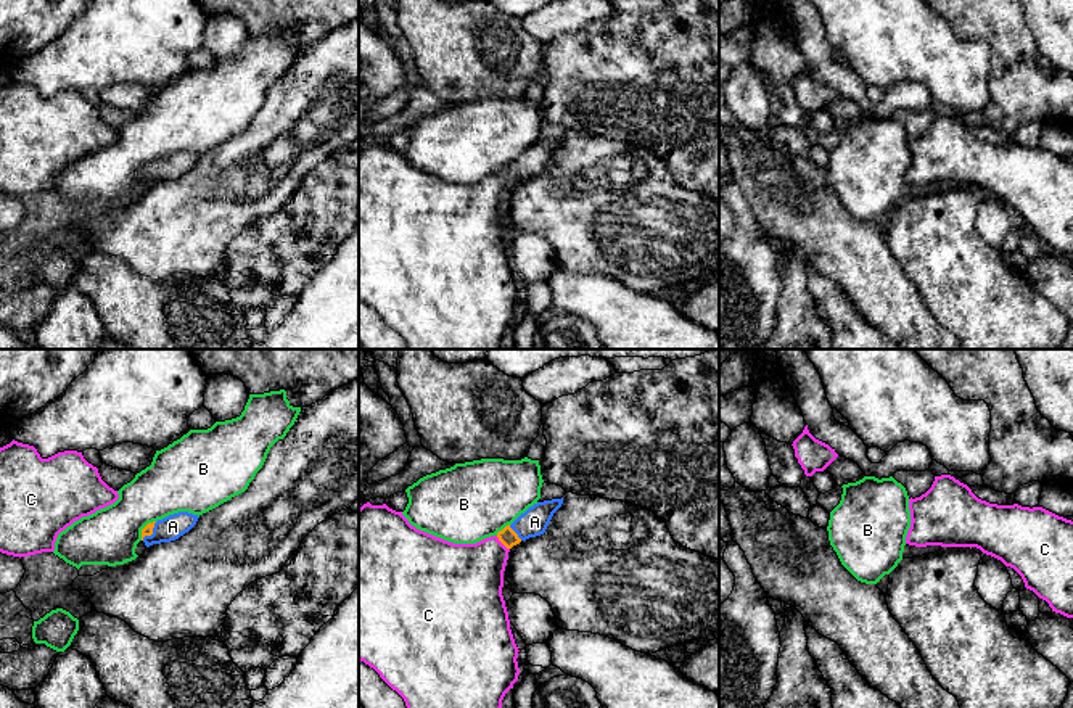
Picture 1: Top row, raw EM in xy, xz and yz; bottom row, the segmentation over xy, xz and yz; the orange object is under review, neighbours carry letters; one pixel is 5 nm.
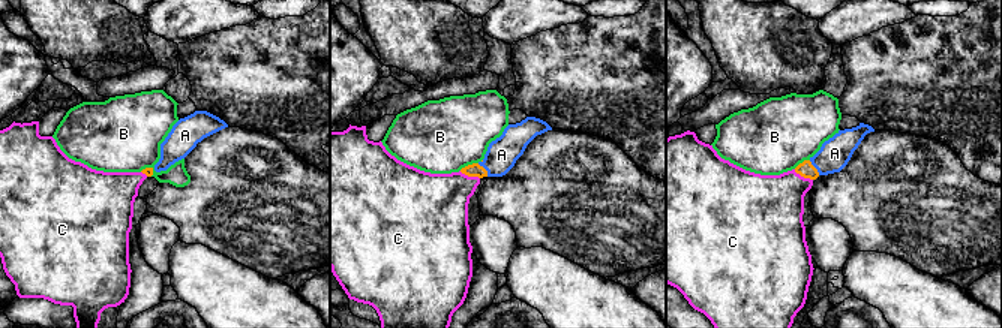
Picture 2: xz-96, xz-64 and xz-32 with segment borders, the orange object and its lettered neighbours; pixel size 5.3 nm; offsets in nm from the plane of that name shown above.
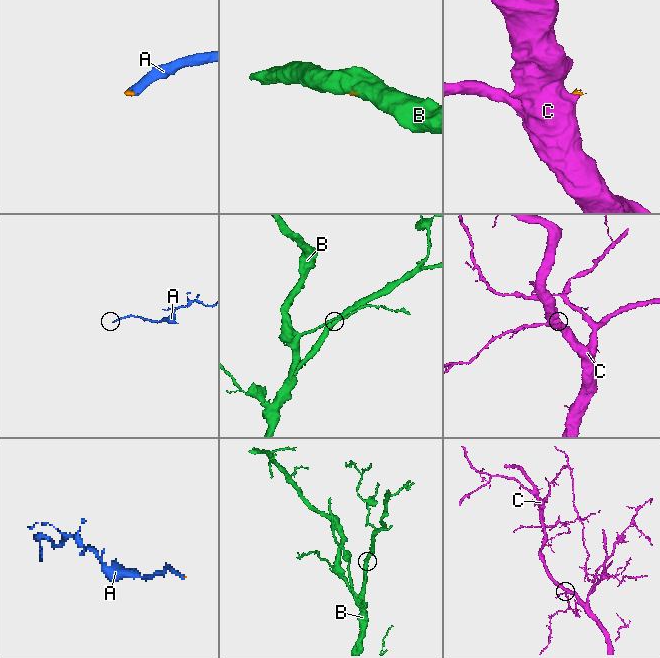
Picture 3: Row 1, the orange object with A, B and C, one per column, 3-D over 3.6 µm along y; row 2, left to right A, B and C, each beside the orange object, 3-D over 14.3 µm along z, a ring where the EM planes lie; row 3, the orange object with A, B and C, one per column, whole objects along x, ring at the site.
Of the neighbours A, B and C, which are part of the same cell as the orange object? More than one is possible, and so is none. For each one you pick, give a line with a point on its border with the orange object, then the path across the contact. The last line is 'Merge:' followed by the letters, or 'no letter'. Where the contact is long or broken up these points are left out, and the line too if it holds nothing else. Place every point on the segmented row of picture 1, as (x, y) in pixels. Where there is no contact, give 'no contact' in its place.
A: xz (515, 533) | across xz (507, 536), (515, 533), (534, 522)
C: xz (502, 543) | across xz (507, 536), (502, 543), (467, 578)
Merge: A, C

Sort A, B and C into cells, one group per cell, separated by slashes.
A C / B

